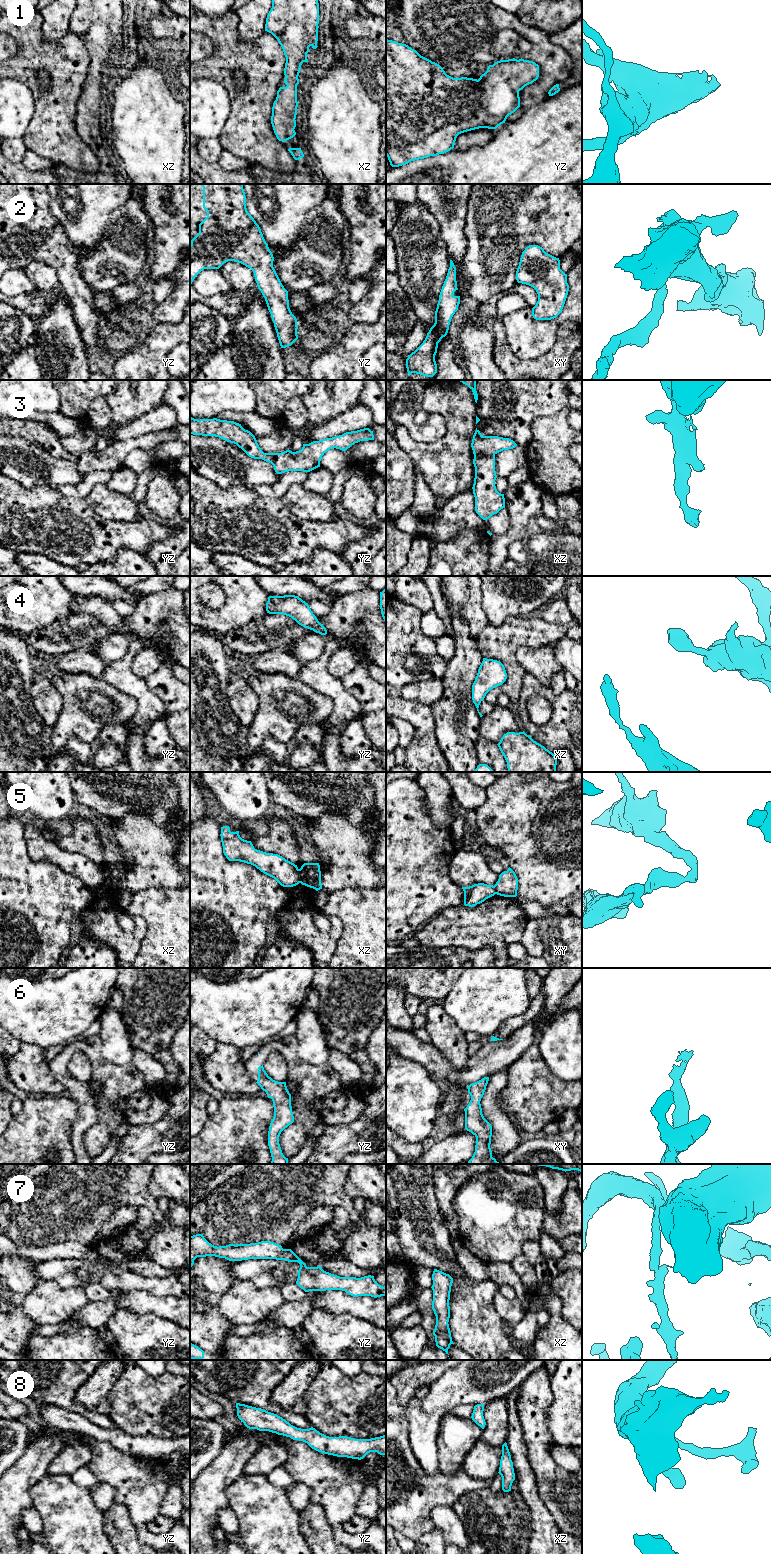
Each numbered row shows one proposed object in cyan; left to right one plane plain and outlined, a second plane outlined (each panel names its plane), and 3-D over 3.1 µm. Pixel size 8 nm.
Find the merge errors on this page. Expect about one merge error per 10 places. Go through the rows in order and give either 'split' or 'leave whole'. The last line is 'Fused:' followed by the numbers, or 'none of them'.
1: leave whole
2: leave whole
3: leave whole
4: leave whole
5: split
6: leave whole
7: leave whole
8: leave whole
Fused: 5

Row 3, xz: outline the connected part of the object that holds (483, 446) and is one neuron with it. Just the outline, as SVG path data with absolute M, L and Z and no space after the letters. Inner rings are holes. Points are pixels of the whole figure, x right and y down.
M476 428L471 443L475 467L472 489L475 497L475 511L483 520L489 519L505 508L504 494L499 493L495 486L497 478L495 455L516 446L517 444L509 438L483 436Z

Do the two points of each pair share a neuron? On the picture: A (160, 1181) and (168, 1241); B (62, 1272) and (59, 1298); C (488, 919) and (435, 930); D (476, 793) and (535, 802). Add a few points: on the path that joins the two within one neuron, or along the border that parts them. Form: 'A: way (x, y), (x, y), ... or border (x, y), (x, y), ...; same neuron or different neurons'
A: border (150, 1176), (148, 1190), (156, 1200); different neurons
B: border (40, 1279), (54, 1281), (63, 1288), (83, 1288); different neurons
C: way (475, 927), (448, 928); same neuron
D: border (486, 789), (486, 800), (474, 810); different neurons

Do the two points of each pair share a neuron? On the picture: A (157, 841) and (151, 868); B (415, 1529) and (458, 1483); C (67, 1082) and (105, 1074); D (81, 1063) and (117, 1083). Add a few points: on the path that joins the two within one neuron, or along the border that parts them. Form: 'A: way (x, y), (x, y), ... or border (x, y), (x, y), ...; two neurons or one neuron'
A: way (153, 848), (151, 850), (151, 861); one neuron
B: way (417, 1515), (444, 1490); one neuron
C: way (63, 1064), (74, 1047), (85, 1047), (94, 1056); one neuron
D: border (78, 1050), (87, 1056), (92, 1068), (93, 1079); two neurons

